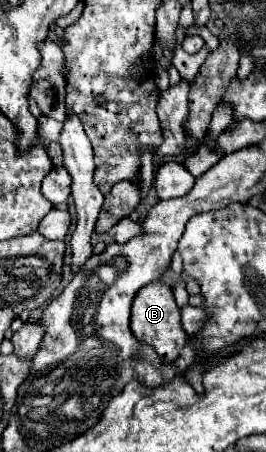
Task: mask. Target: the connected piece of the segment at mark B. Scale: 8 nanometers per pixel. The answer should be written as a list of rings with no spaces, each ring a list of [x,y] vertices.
[[[154,281],[138,291],[138,295],[134,297],[134,303],[132,303],[130,329],[140,343],[150,345],[158,353],[162,363],[172,363],[178,359],[182,347],[186,345],[186,333],[180,323],[180,309],[174,301],[172,289],[166,283]]]

